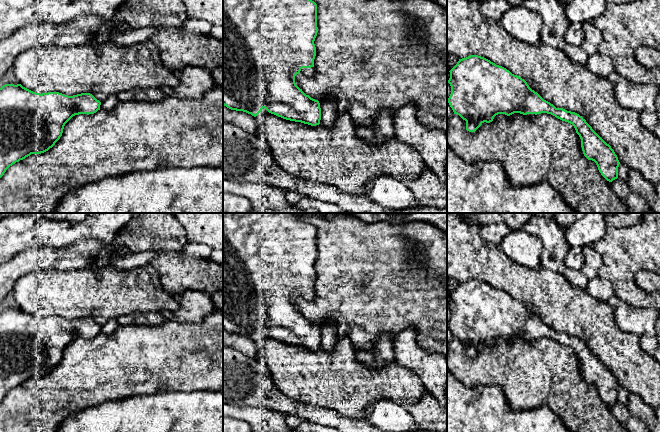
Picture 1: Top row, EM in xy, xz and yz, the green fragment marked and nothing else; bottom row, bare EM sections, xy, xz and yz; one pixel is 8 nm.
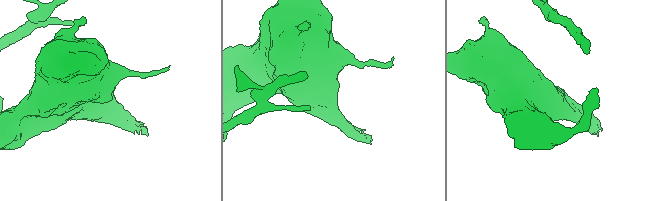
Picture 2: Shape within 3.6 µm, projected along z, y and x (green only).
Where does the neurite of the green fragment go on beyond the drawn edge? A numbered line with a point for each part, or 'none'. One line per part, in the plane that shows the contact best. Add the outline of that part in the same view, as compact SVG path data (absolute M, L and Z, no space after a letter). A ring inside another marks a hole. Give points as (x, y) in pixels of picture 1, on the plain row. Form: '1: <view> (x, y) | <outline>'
1: xz (304, 295) | M314 291L302 292L300 295L300 298L302 298L303 300L314 300L315 299L315 292Z

